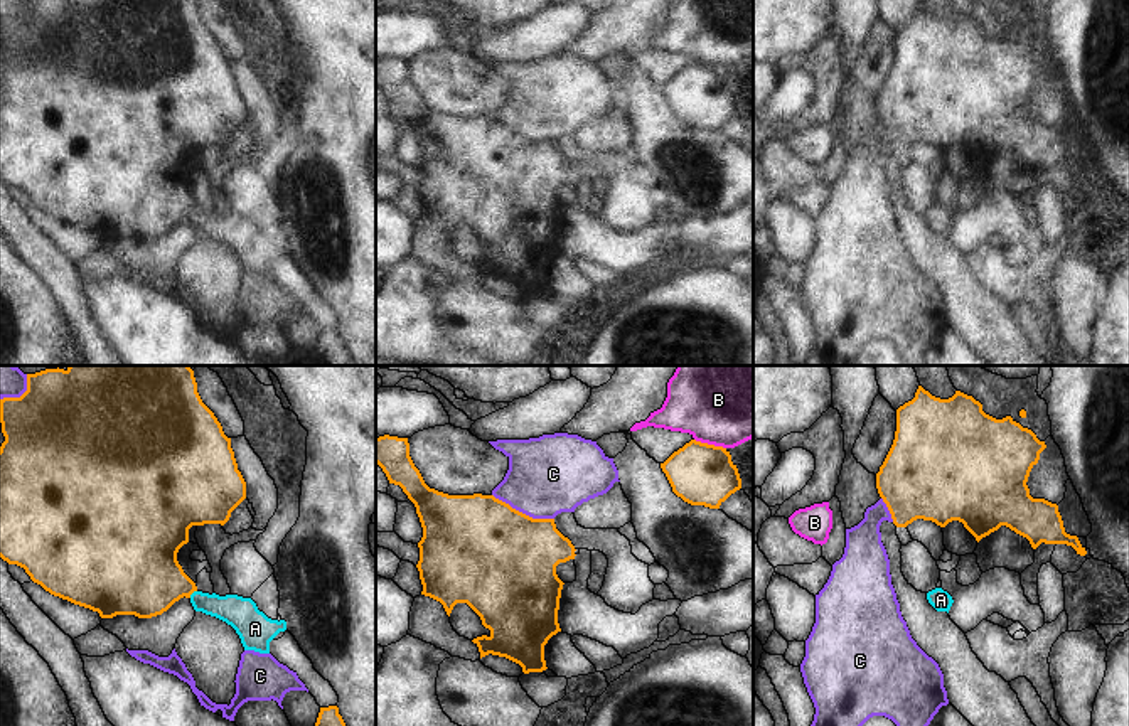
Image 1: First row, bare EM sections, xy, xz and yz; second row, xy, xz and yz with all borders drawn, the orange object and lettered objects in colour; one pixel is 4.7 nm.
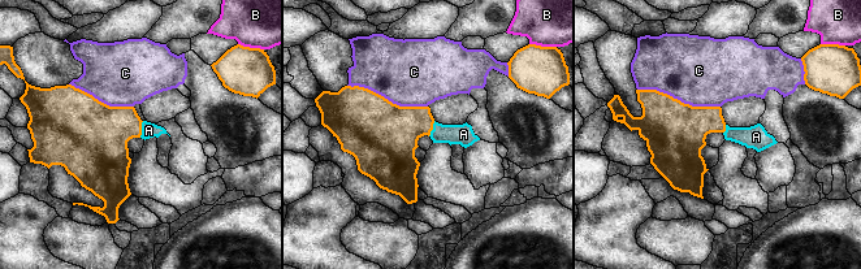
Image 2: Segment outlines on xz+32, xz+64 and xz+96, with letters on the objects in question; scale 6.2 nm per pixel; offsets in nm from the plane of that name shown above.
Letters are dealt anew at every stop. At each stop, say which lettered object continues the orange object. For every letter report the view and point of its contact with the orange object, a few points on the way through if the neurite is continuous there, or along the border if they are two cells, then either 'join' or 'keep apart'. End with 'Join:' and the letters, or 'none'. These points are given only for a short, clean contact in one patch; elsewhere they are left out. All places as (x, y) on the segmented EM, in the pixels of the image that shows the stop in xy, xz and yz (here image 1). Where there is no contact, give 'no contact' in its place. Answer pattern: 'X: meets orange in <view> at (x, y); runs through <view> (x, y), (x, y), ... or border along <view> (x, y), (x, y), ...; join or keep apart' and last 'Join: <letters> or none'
A: meets orange in xy at (192, 592); runs through xy (144, 578), (182, 585), (192, 592), (206, 603), (238, 612); join
B: meets orange in xz at (710, 445); border along xz (695, 438), (725, 448); keep apart
C: meets orange in xz at (521, 512); keep apart
Join: A

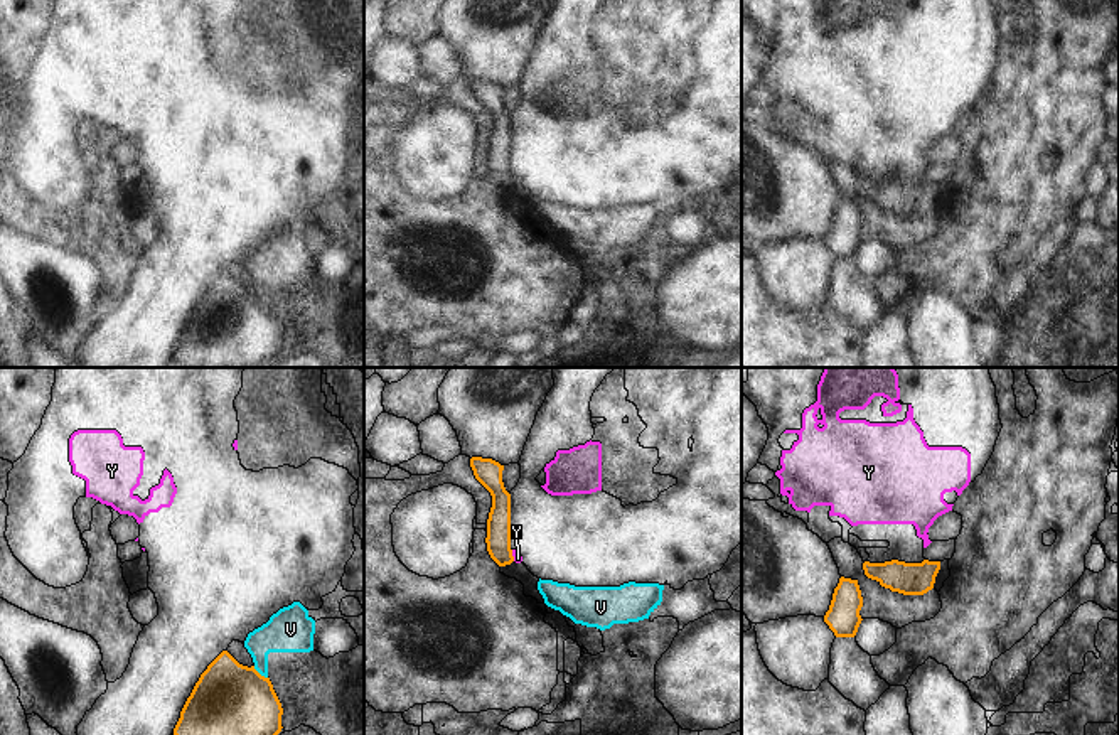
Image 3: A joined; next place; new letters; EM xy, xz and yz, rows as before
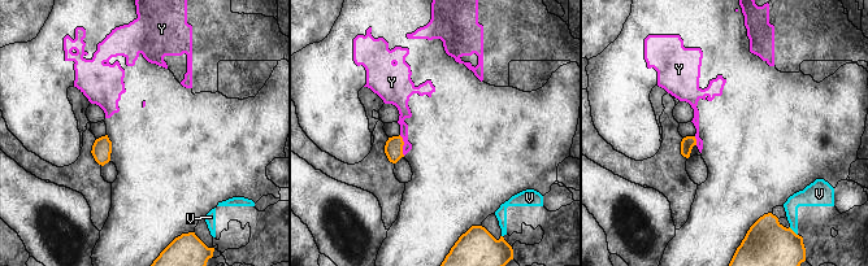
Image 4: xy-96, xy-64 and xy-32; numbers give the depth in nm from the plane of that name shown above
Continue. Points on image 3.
V: meets orange in xy at (258, 673); border along xy (253, 666), (267, 678); keep apart
Y: meets orange in xz at (511, 555); border along xz (511, 550), (514, 560); keep apart
Join: none

